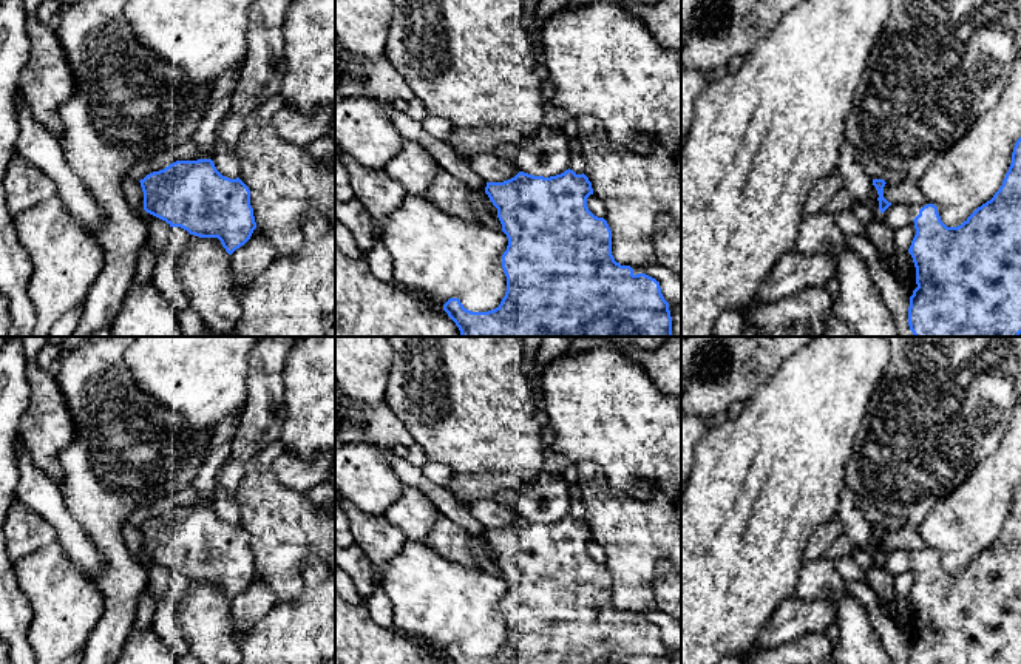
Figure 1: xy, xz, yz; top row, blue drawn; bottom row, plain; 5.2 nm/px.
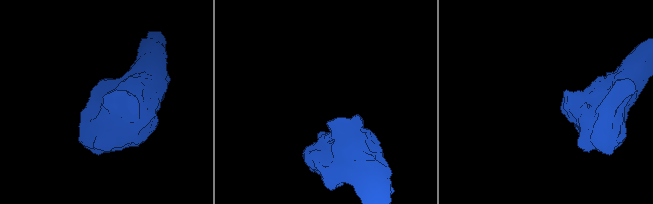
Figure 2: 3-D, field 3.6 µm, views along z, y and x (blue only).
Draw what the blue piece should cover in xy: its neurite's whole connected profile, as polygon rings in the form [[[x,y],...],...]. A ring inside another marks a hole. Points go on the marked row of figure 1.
[[[212,159],[176,161],[139,182],[147,213],[190,235],[218,238],[229,255],[256,229],[249,187],[222,176]]]

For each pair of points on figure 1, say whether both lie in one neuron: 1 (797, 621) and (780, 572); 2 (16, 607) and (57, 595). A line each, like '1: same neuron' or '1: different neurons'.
1: different neurons
2: different neurons

